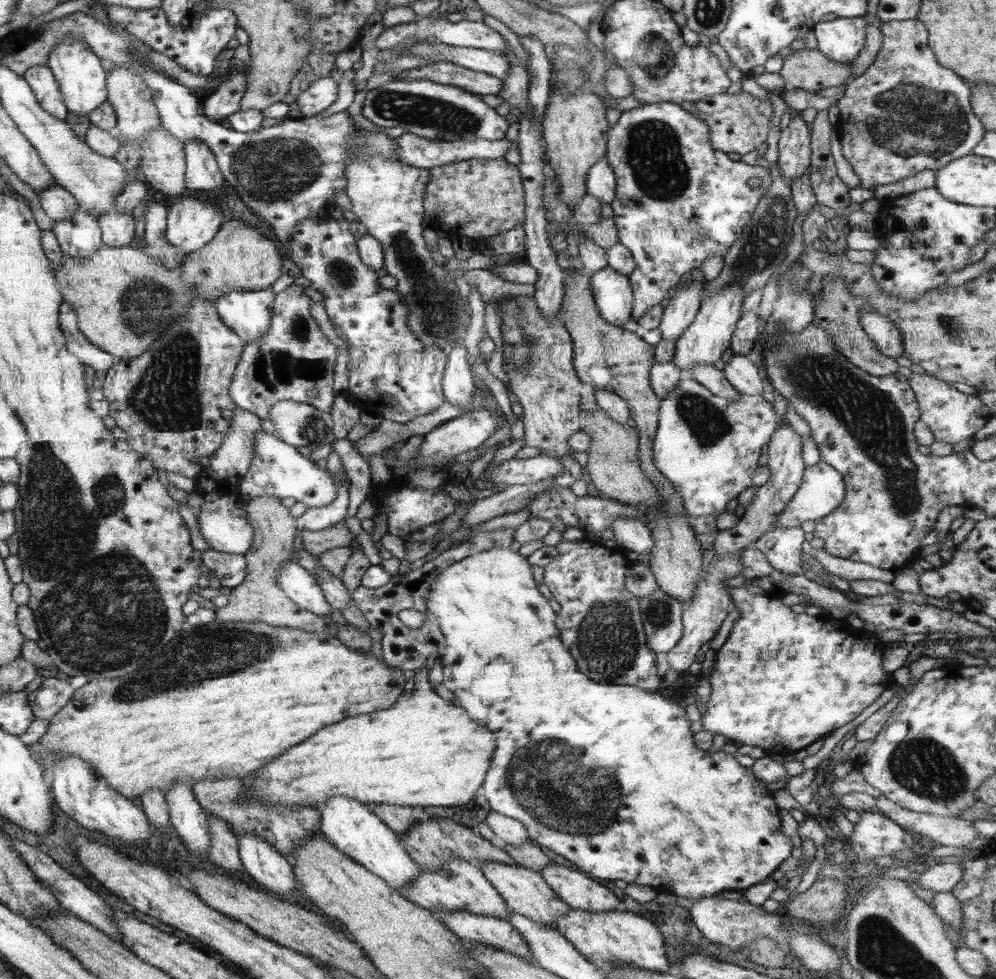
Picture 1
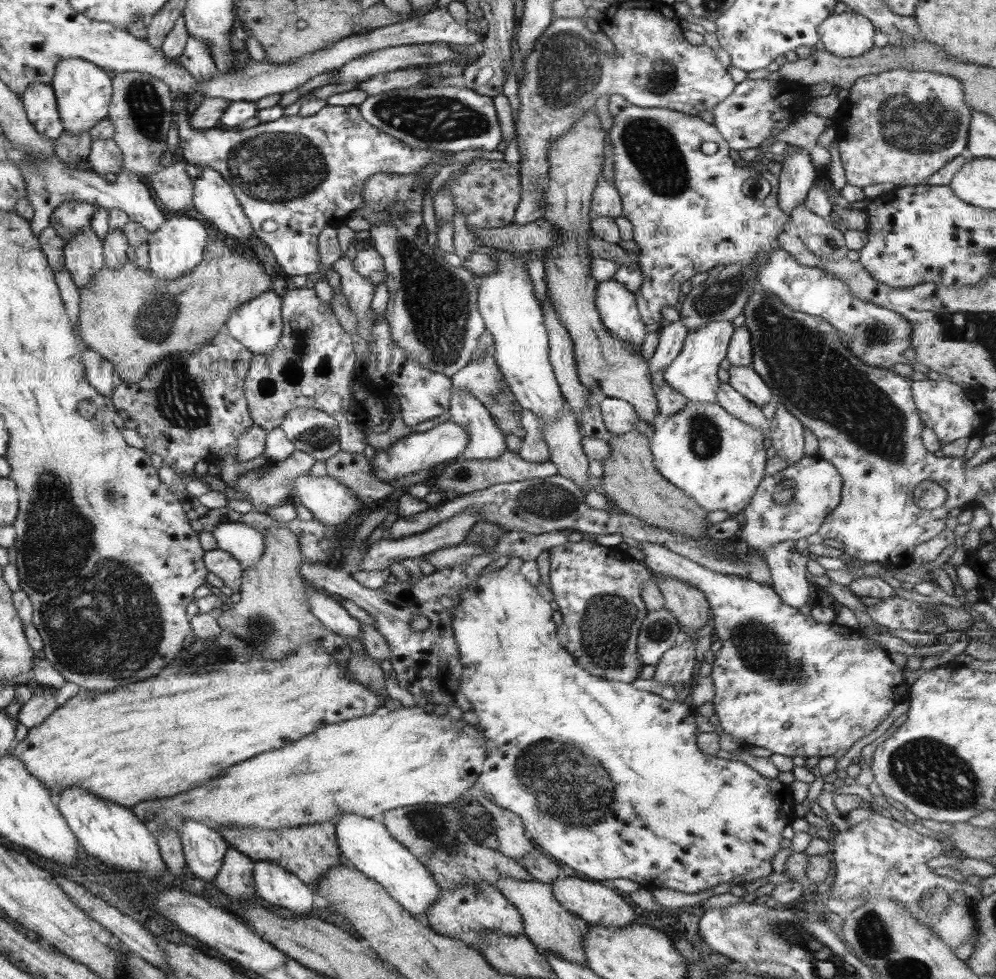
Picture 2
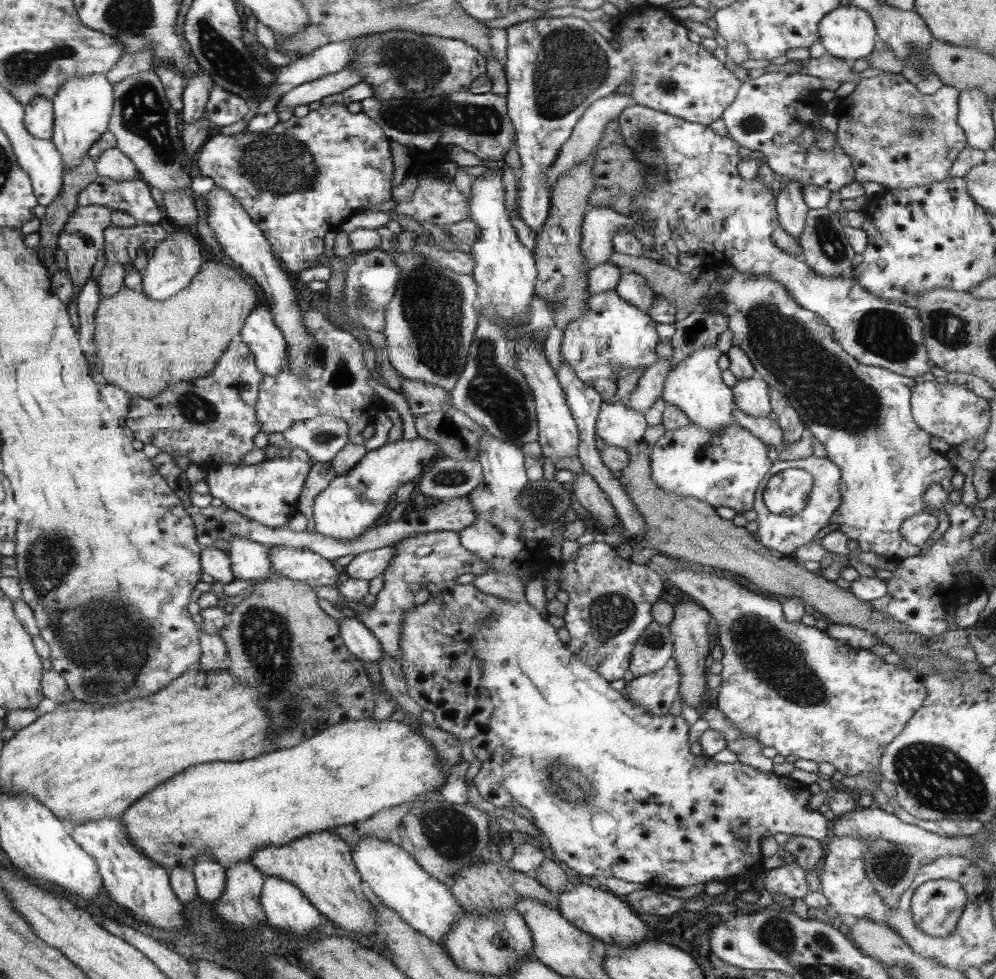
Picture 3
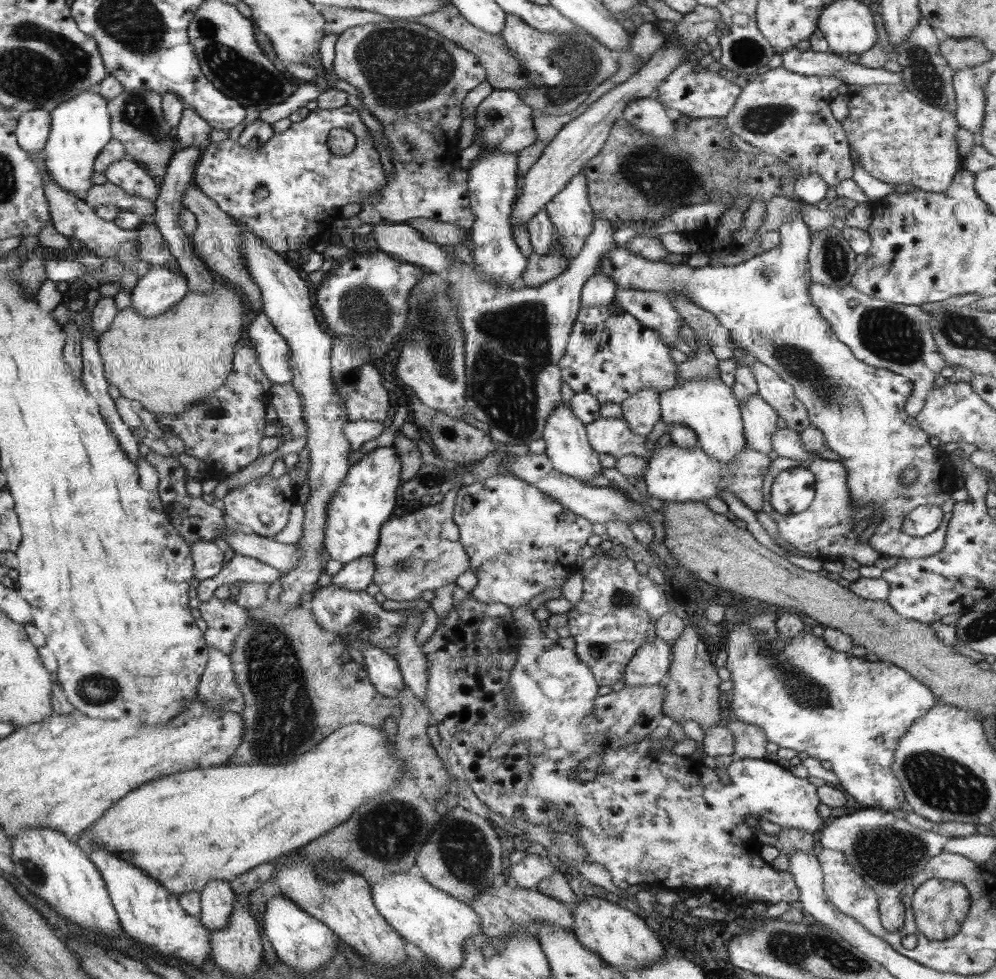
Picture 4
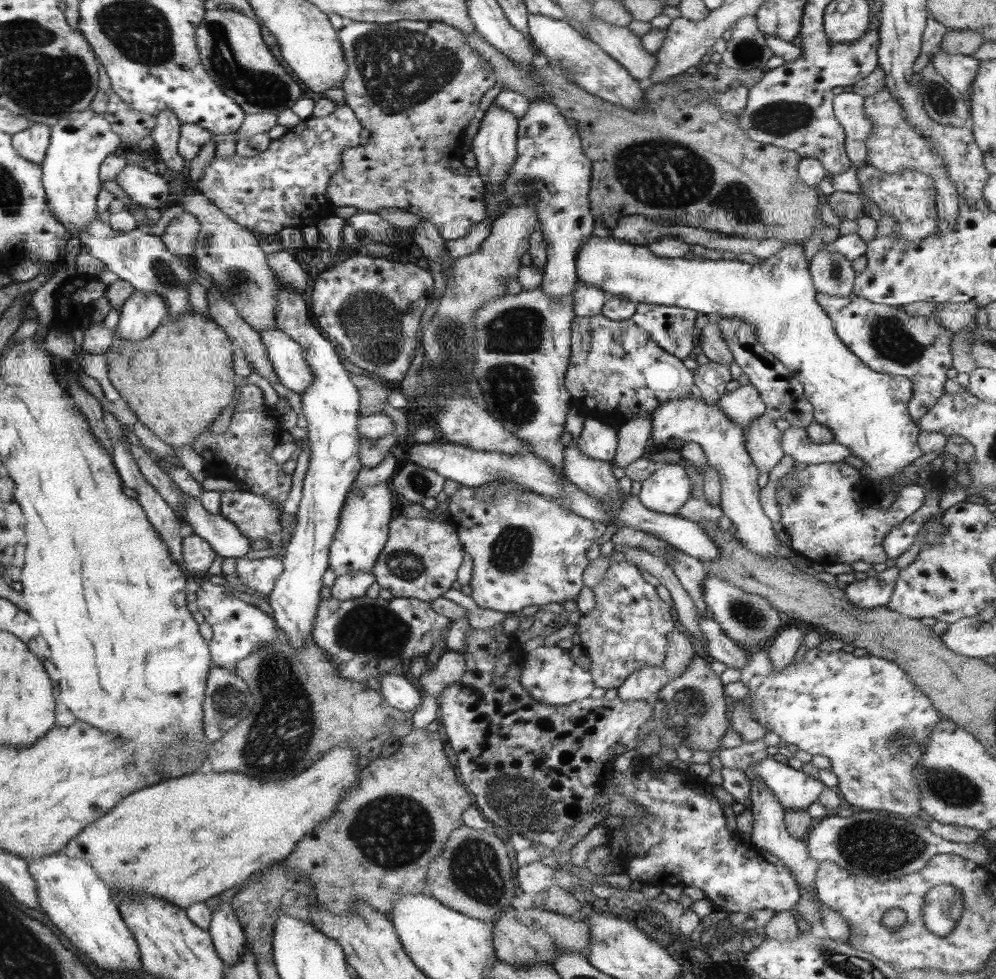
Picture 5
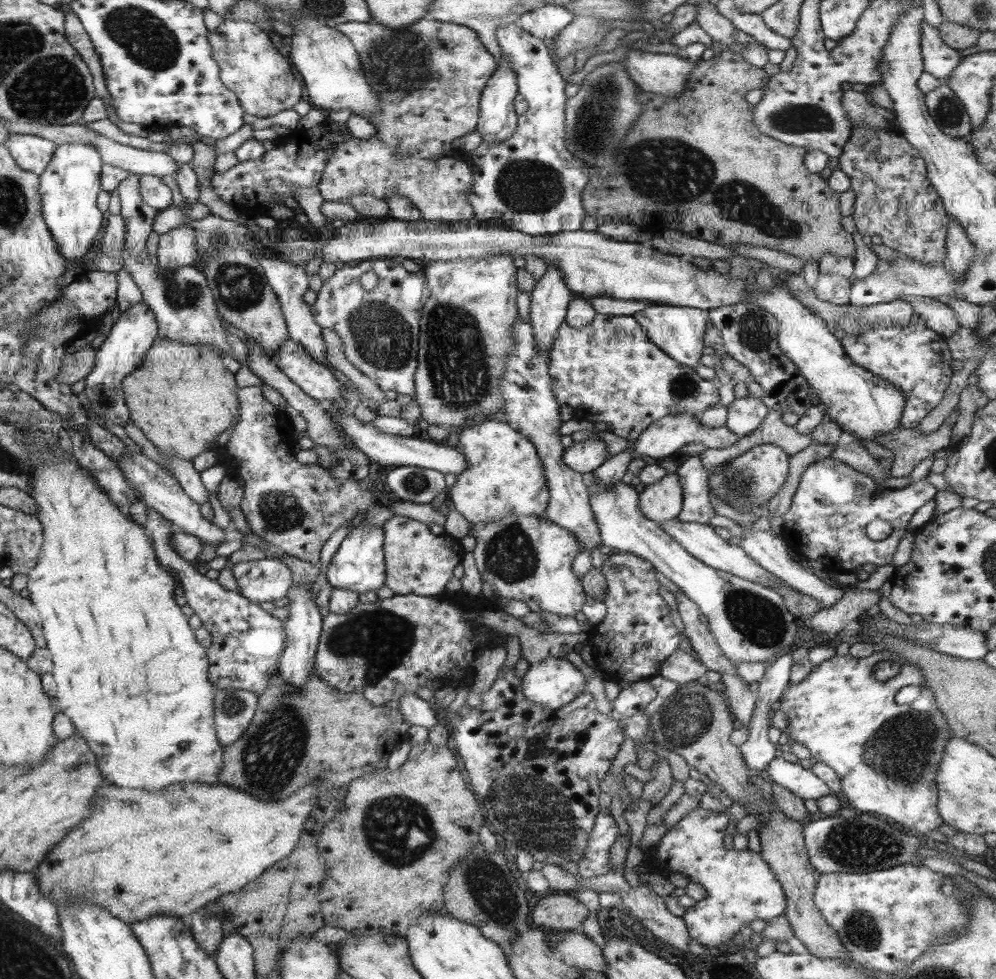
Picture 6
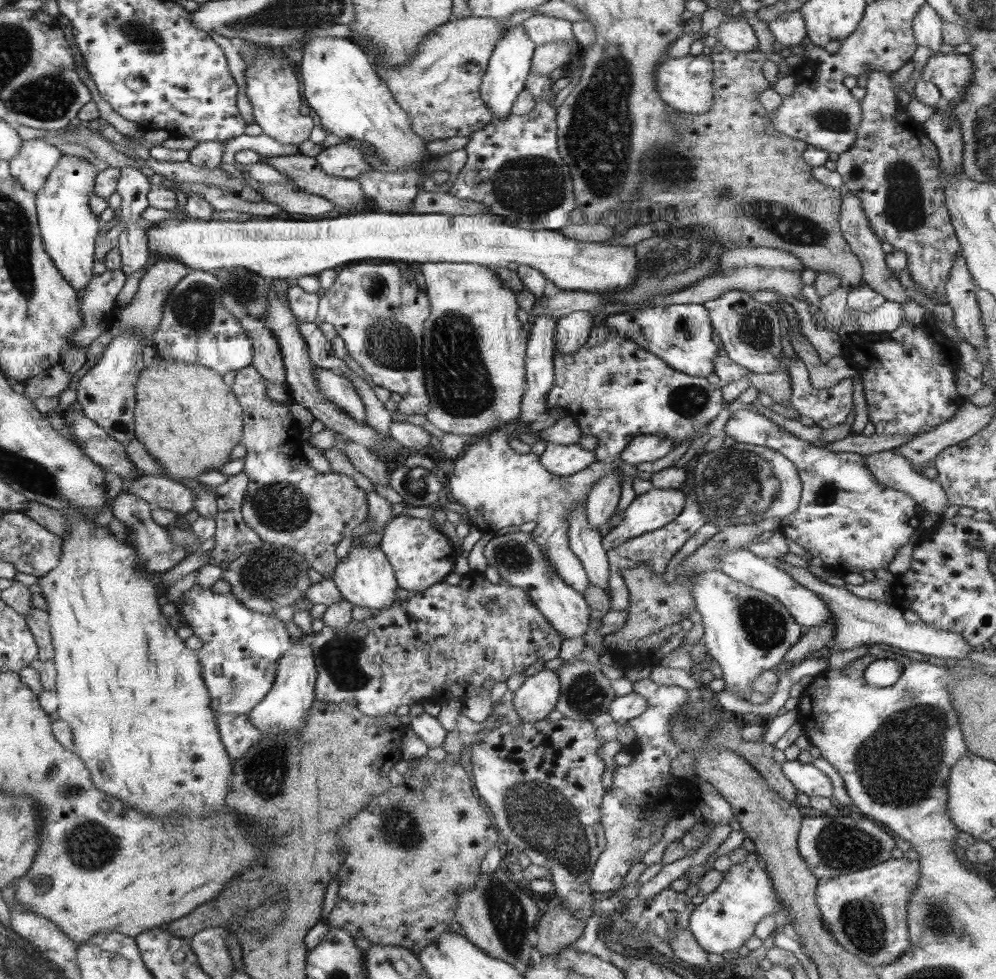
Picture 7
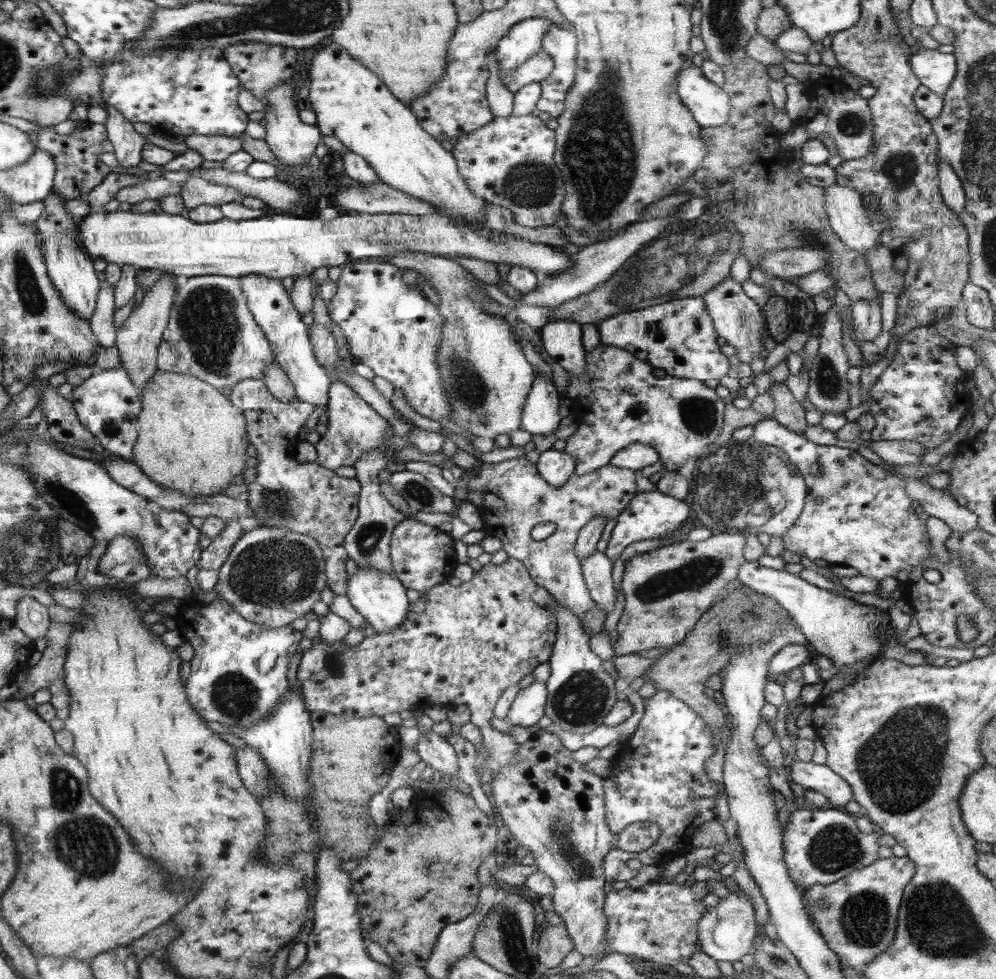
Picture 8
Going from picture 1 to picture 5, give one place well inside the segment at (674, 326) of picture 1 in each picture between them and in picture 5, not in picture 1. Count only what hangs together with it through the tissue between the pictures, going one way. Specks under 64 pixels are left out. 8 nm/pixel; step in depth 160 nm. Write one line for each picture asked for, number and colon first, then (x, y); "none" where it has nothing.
2: (671, 336)
3: (650, 385)
4: (642, 410)
5: (633, 435)

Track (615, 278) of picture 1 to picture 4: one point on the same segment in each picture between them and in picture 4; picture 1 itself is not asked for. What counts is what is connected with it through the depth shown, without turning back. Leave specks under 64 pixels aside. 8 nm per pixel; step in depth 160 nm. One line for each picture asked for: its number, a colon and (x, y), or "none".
2: (616, 305)
3: (612, 337)
4: (612, 356)

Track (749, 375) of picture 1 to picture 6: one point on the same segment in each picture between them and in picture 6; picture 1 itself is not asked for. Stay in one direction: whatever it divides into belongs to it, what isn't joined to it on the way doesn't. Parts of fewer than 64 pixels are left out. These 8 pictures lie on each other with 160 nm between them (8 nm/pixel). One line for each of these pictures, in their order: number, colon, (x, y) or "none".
2: (744, 379)
3: (752, 396)
4: (759, 419)
5: (763, 439)
6: (754, 478)

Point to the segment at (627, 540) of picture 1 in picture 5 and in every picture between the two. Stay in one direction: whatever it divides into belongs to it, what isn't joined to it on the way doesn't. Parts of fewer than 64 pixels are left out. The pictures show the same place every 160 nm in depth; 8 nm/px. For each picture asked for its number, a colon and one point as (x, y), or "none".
2: (810, 689)
3: (791, 686)
4: (835, 706)
5: (865, 714)

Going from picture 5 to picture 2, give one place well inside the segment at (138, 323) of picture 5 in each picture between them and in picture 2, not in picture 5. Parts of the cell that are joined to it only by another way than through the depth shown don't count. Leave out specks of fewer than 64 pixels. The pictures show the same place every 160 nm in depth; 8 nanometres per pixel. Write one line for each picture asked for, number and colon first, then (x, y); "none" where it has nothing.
2: (178, 246)
3: (174, 263)
4: (157, 292)

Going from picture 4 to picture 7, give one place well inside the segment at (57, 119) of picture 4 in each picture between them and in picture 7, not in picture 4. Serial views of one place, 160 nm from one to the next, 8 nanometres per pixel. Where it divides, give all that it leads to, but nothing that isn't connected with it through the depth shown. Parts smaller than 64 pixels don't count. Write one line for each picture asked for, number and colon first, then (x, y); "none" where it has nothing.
5: (80, 143)
6: (70, 186)
7: (68, 226)

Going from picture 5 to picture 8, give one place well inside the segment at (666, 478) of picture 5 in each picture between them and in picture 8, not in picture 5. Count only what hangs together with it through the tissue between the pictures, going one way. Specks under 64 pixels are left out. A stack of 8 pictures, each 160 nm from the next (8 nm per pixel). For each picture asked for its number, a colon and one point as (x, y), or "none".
6: (661, 502)
7: (655, 509)
8: (650, 515)

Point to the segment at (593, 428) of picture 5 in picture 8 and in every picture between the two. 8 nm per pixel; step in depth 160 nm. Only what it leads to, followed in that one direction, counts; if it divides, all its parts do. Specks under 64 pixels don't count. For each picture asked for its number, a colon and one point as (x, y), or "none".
6: (584, 457)
7: (560, 460)
8: (554, 466)

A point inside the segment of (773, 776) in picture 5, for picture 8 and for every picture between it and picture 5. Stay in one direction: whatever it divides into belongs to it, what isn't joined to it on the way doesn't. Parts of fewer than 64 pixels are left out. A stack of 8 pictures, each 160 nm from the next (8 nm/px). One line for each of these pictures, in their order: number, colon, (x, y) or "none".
6: (801, 781)
7: (807, 778)
8: (822, 778)

